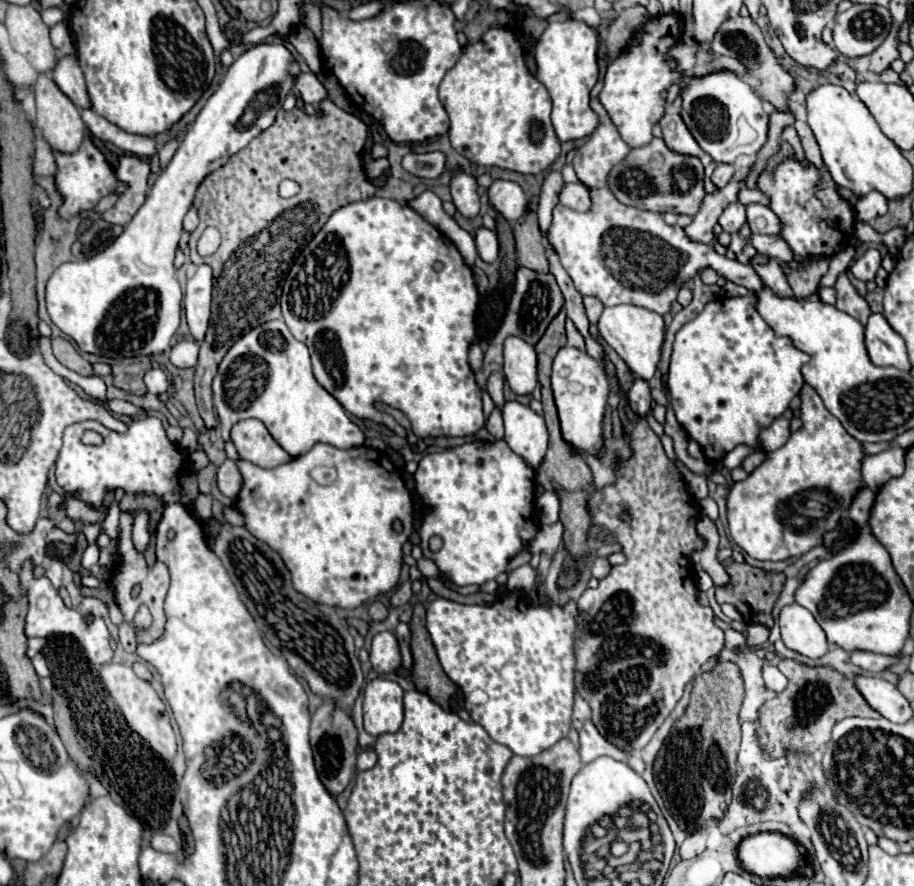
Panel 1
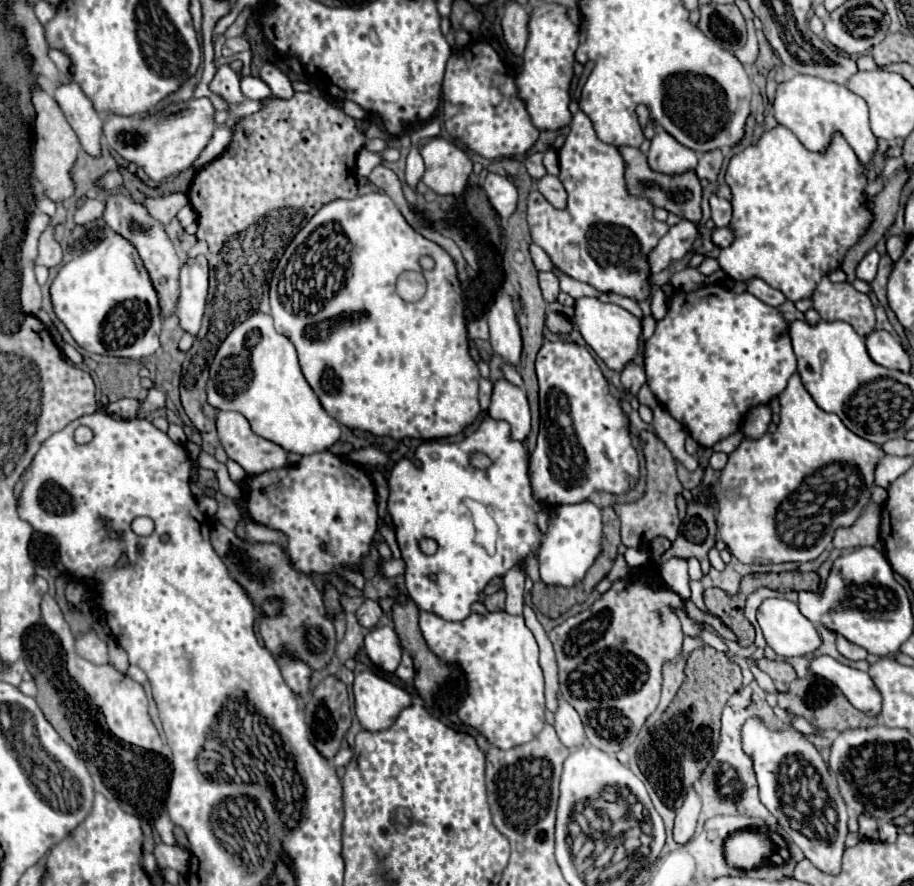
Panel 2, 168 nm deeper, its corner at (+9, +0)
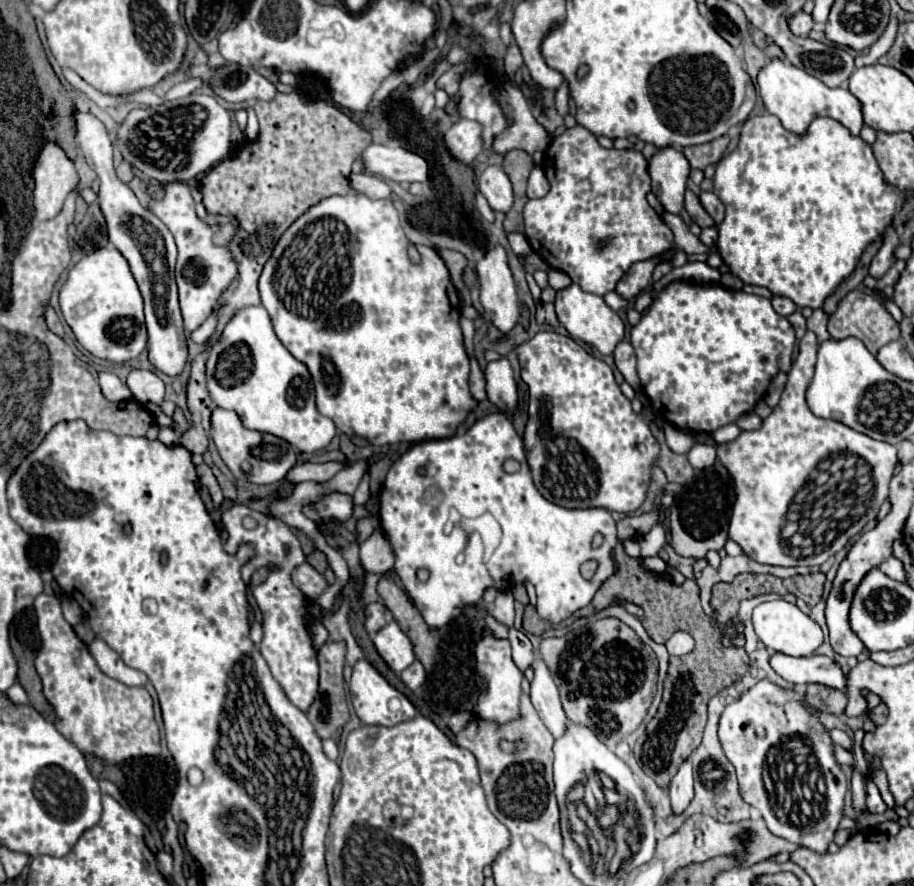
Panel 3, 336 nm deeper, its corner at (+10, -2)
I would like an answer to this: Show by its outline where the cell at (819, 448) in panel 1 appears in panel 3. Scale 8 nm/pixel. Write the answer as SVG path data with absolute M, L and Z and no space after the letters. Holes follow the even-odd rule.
M807 332L801 340L795 364L787 374L787 384L781 400L773 408L771 416L763 420L763 426L759 430L741 432L737 440L717 446L717 458L727 468L735 484L729 538L743 548L743 554L761 564L815 566L823 564L829 556L845 548L849 538L859 534L867 522L875 520L879 506L887 498L889 480L897 462L895 446L855 432L853 428L837 420L817 418L809 410L805 402L805 390L813 378L815 354L815 334ZM845 454L851 454L857 460L865 462L865 466L869 468L867 474L871 478L871 484L851 482L849 490L845 492L845 516L837 518L839 506L835 506L835 514L825 518L829 500L825 498L825 490L821 488L821 484L813 480L813 474L819 472L819 466L825 462L827 456L827 460L835 462L835 456L845 460Z

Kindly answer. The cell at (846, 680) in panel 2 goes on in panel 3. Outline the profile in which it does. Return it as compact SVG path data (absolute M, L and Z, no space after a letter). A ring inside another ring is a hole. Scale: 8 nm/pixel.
M775 652L771 658L771 666L781 678L785 678L791 684L805 686L817 682L847 692L847 676L843 674L841 666L835 664L829 656L813 654L805 658L793 658Z

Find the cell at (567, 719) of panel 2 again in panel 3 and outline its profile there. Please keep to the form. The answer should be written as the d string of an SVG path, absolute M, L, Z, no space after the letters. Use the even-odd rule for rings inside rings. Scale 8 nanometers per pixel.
M535 660L531 666L535 668L535 678L531 682L531 702L539 712L541 720L545 722L545 726L549 728L549 732L555 738L561 738L567 730L569 718L561 706L553 676L549 674L543 660Z

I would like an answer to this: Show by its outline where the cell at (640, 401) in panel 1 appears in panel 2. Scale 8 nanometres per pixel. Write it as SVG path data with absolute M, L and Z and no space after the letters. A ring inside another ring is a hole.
M634 360L622 368L620 378L622 378L622 386L624 386L628 392L632 392L632 394L636 394L636 392L640 390L640 386L646 382L644 368L638 366Z

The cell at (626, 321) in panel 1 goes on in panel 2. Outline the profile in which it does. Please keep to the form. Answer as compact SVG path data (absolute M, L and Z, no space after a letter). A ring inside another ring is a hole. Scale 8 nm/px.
M576 298L574 300L574 326L580 330L586 344L606 362L608 368L620 372L636 354L642 326L640 320L630 314L628 310L612 304L612 302L600 302L598 298Z

